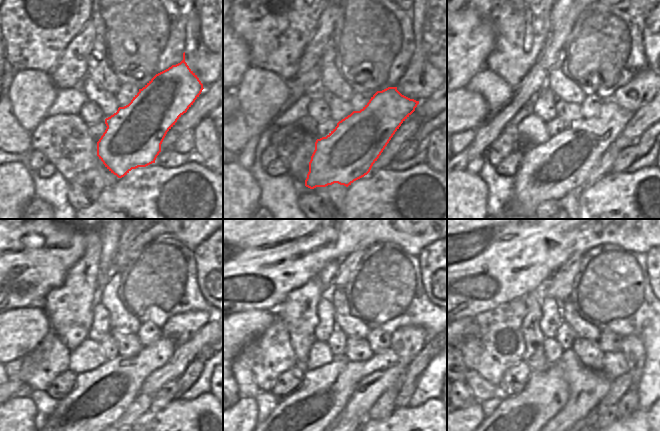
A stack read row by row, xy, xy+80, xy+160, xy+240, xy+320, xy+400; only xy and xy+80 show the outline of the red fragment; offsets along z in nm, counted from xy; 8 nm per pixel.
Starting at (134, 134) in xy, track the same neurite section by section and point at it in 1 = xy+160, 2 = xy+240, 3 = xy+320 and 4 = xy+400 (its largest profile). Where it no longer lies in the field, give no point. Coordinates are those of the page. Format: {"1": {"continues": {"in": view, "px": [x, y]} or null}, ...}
{"1": {"continues": {"in": "xy+160", "px": [551, 170]}}, "2": {"continues": {"in": "xy+240", "px": [98, 399]}}, "3": {"continues": {"in": "xy+320", "px": [299, 422]}}, "4": {"continues": {"in": "xy+400", "px": [516, 422]}}}

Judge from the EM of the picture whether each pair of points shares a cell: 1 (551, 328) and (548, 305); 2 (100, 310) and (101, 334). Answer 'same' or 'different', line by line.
1: same
2: same

